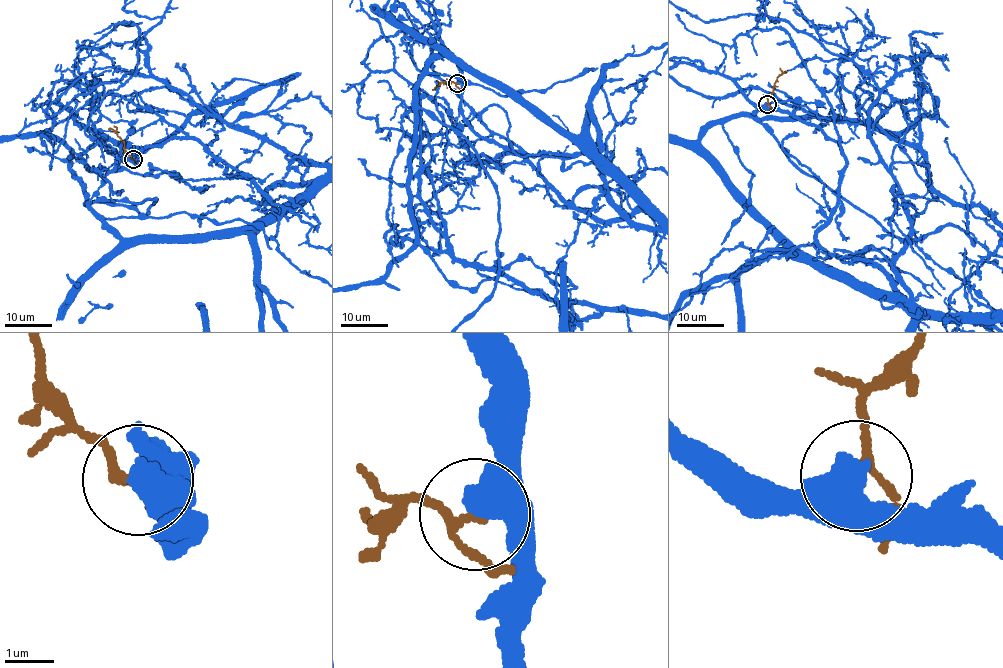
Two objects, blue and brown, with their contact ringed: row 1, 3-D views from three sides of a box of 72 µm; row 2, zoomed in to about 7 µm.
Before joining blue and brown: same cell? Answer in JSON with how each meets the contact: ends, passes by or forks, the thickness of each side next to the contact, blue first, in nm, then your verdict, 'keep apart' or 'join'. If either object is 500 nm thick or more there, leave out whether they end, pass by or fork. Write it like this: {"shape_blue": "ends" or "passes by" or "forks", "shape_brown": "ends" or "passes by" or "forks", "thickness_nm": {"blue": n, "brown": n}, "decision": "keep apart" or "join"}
{"shape_blue": "passes by", "shape_brown": "passes by", "thickness_nm": {"blue": 480, "brown": 130}, "decision": "keep apart"}

